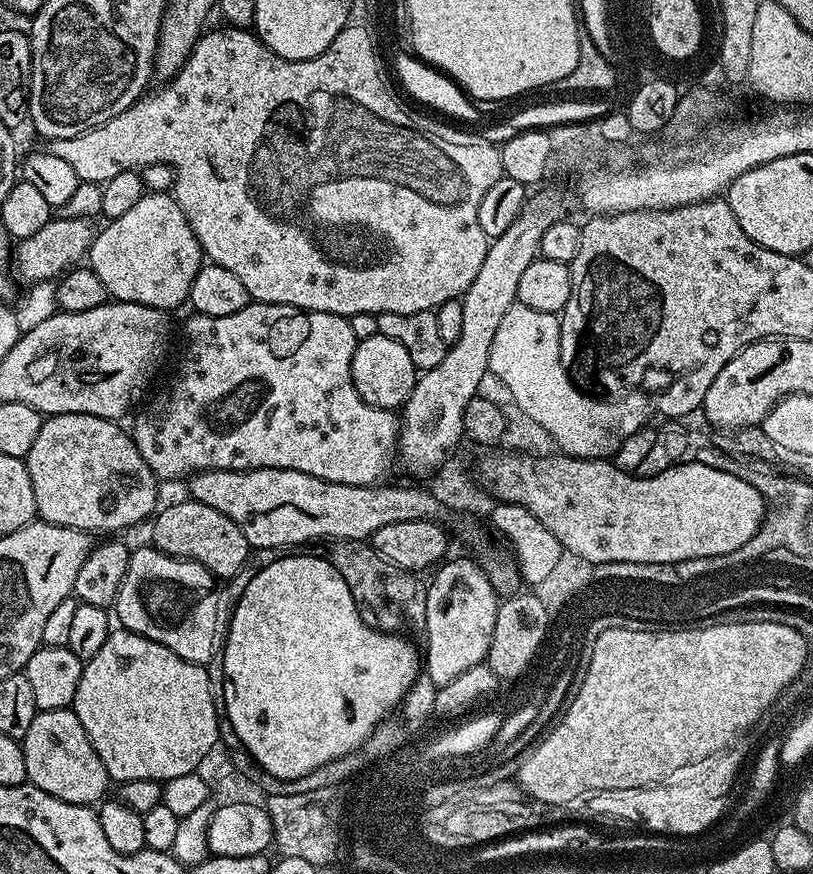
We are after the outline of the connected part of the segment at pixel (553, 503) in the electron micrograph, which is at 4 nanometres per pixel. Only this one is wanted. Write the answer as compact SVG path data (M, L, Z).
M496 451L500 452L481 462L479 483L497 501L530 510L530 514L558 538L561 548L589 562L678 564L684 560L726 556L740 552L764 523L766 496L750 482L727 473L715 463L676 464L654 477L641 477L617 468L607 459L578 460L567 454L531 456L529 453Z

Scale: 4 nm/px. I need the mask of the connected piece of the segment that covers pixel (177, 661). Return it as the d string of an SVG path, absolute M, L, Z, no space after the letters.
M117 627L108 635L106 642L102 642L102 650L98 650L98 654L94 654L94 658L90 658L85 663L71 709L75 712L78 722L82 722L82 730L86 730L98 758L102 758L102 766L106 766L109 777L113 781L123 782L146 778L147 780L167 782L174 778L182 778L182 774L190 774L199 768L201 759L220 740L219 718L216 716L215 708L216 696L212 692L212 680L208 677L208 671L209 669L205 665L192 664L188 660L178 658L178 654L174 654L174 650L166 650L166 646L162 646L145 636L134 634L126 628Z

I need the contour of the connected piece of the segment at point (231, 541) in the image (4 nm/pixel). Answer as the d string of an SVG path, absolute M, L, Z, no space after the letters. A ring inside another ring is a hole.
M191 498L183 499L177 504L168 504L165 508L163 505L155 513L151 521L151 547L171 556L181 556L183 560L198 562L217 578L229 578L237 574L243 564L250 560L246 534L242 534L242 530L238 530L238 526L234 526L234 522L226 518L226 514L218 514L214 506L206 506Z

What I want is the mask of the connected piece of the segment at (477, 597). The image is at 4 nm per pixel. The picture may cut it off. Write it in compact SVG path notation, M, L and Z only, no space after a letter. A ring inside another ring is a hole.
M445 559L435 569L436 577L427 585L426 614L422 631L428 645L422 648L422 668L428 671L432 686L446 686L470 666L487 661L490 638L494 638L494 621L498 619L500 600L488 575L475 559Z

